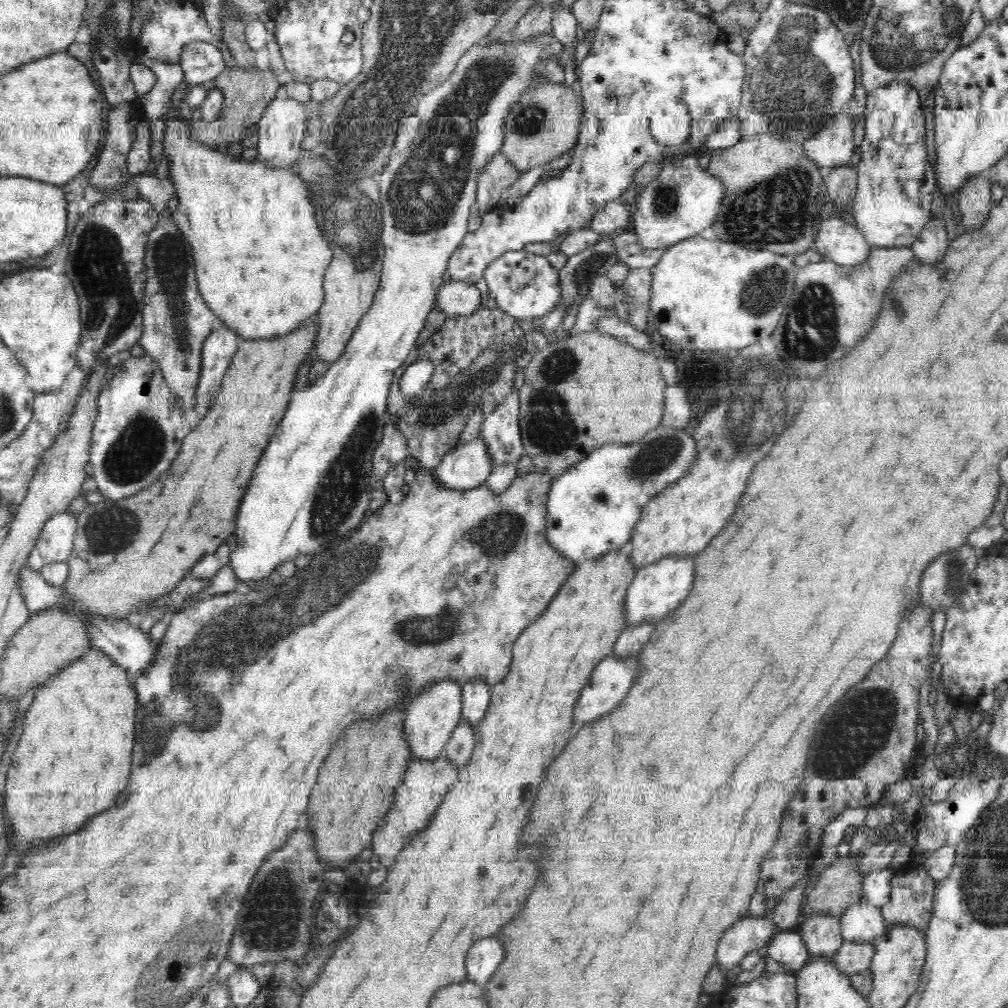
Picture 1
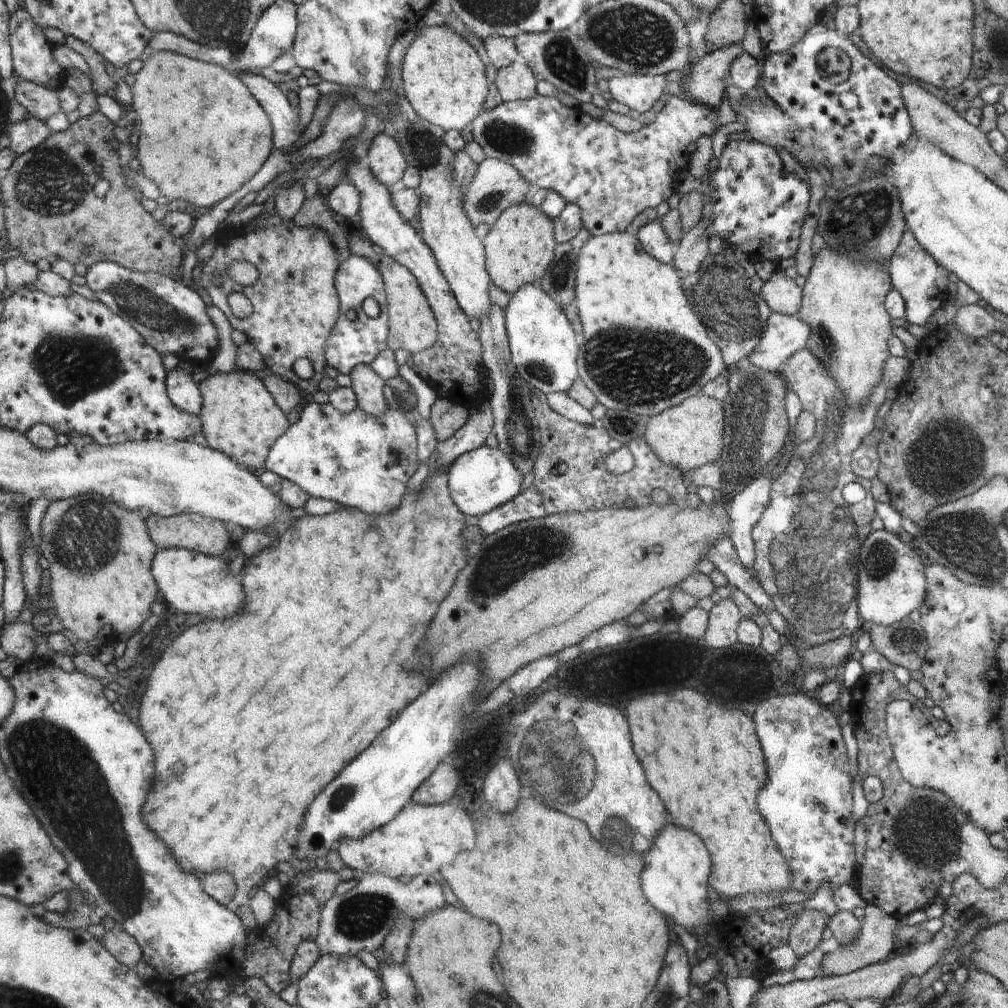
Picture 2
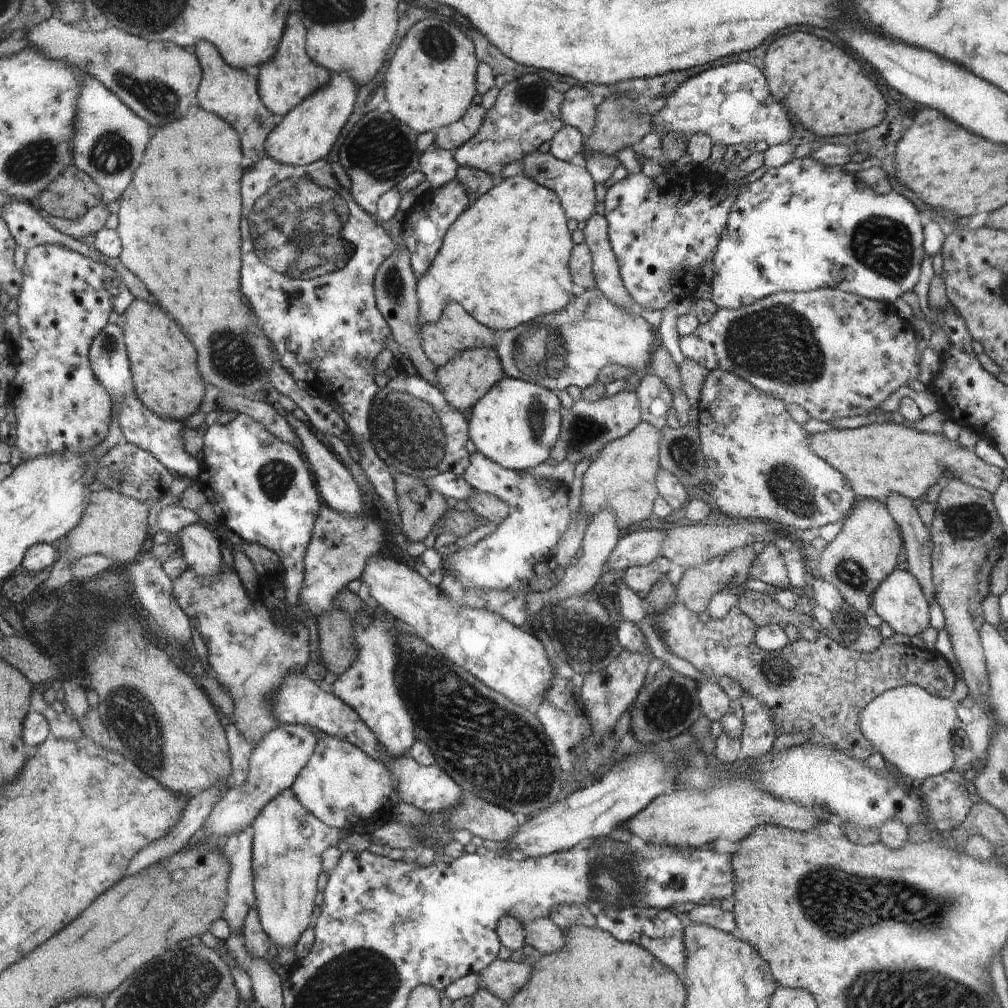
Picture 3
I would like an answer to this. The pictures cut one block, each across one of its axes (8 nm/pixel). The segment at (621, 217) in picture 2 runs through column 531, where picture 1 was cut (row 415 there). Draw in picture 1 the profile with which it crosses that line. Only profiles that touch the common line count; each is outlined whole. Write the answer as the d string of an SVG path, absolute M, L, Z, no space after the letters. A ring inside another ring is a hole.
M148 353L109 367L96 405L99 413L93 427L89 462L98 490L112 501L133 497L160 481L193 430L185 413L175 404L159 366Z

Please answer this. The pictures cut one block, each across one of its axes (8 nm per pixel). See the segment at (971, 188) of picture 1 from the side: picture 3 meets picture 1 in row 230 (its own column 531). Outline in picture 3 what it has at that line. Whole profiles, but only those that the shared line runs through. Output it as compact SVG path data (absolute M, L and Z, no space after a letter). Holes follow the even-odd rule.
M497 958L480 975L480 985L496 998L502 1001L510 1000L516 996L518 990L526 986L532 970L533 966L526 962Z

